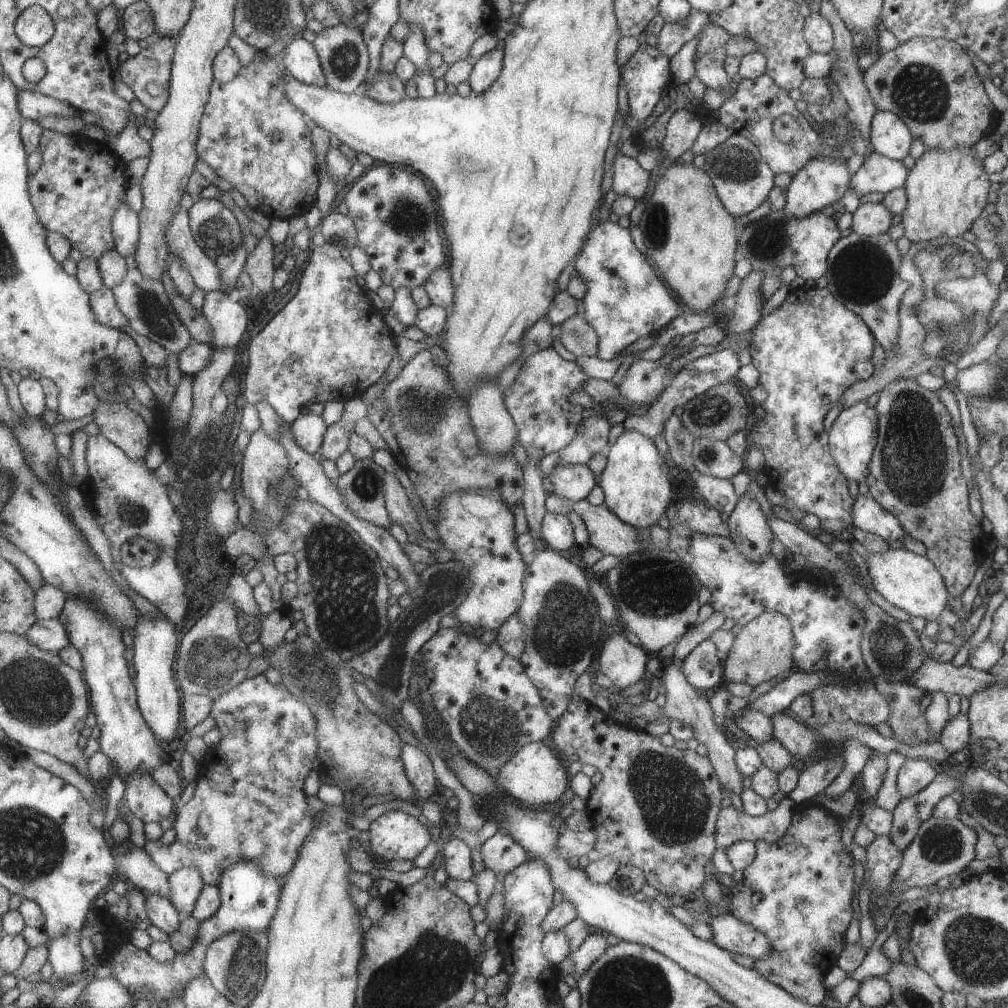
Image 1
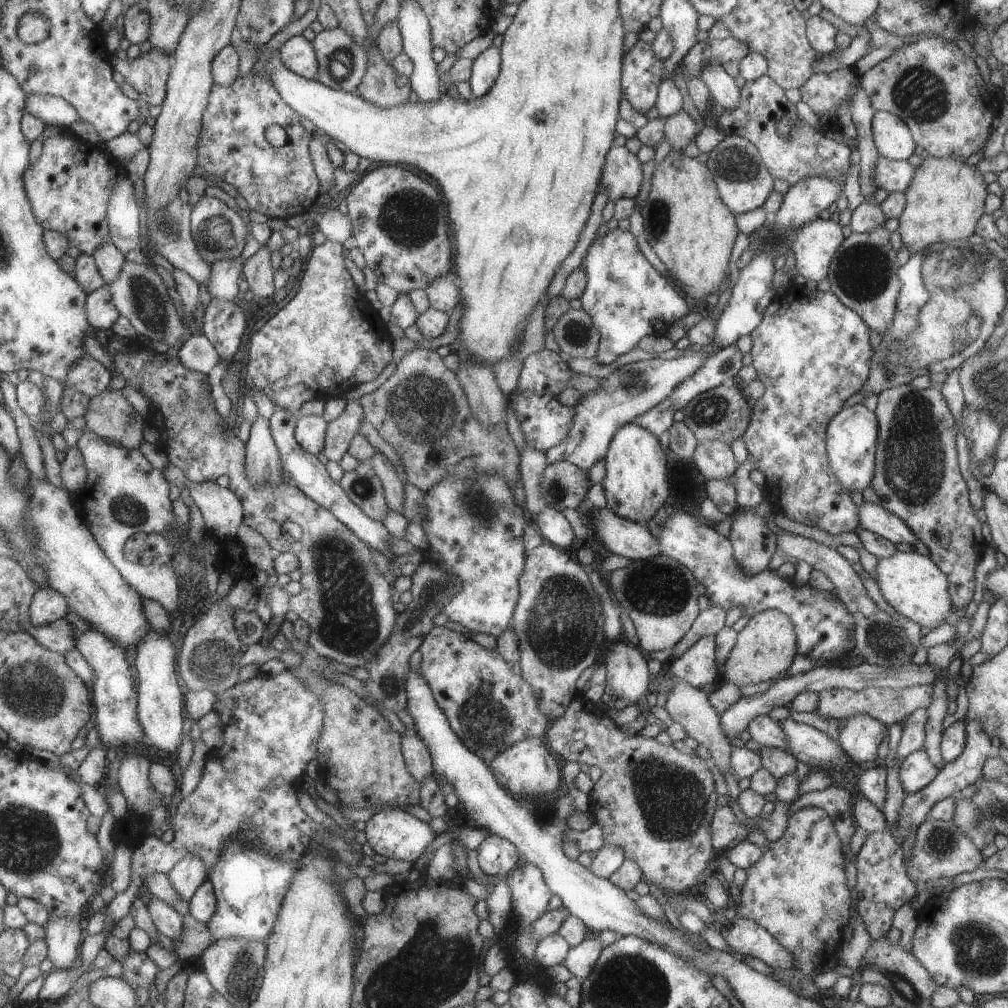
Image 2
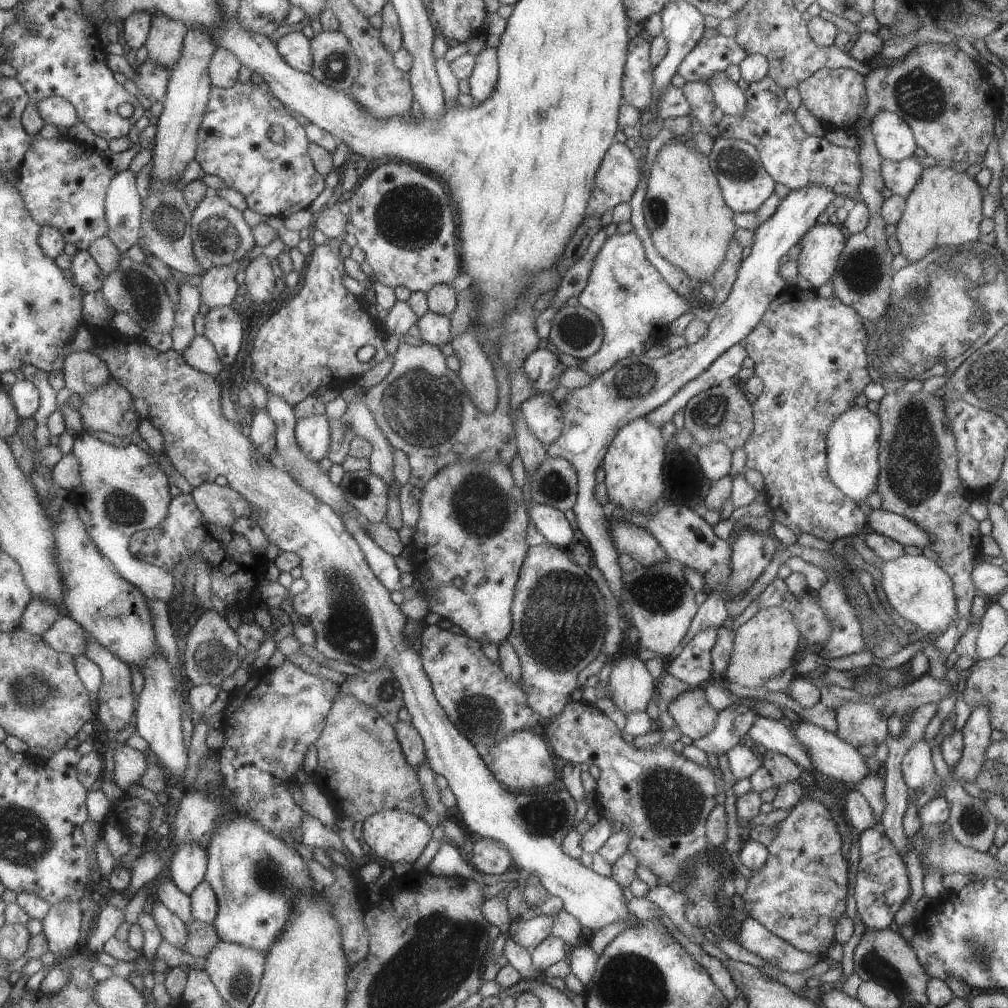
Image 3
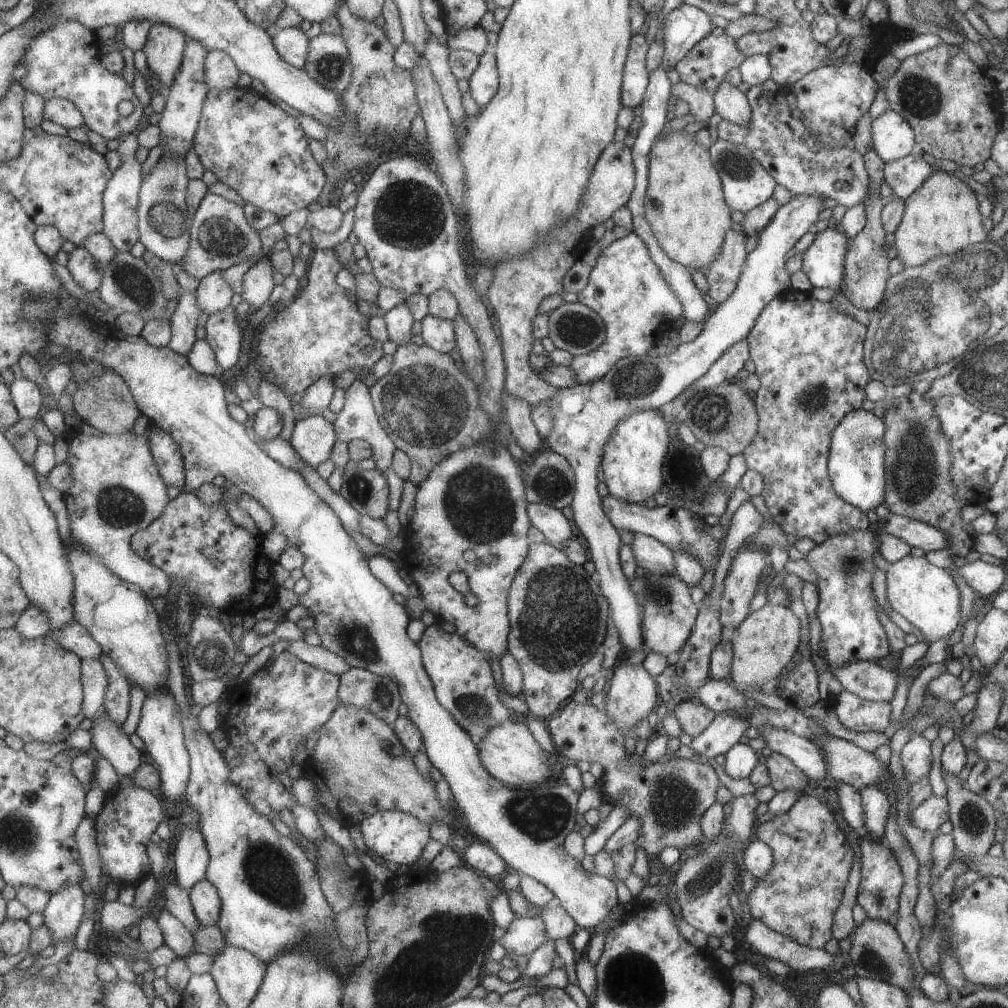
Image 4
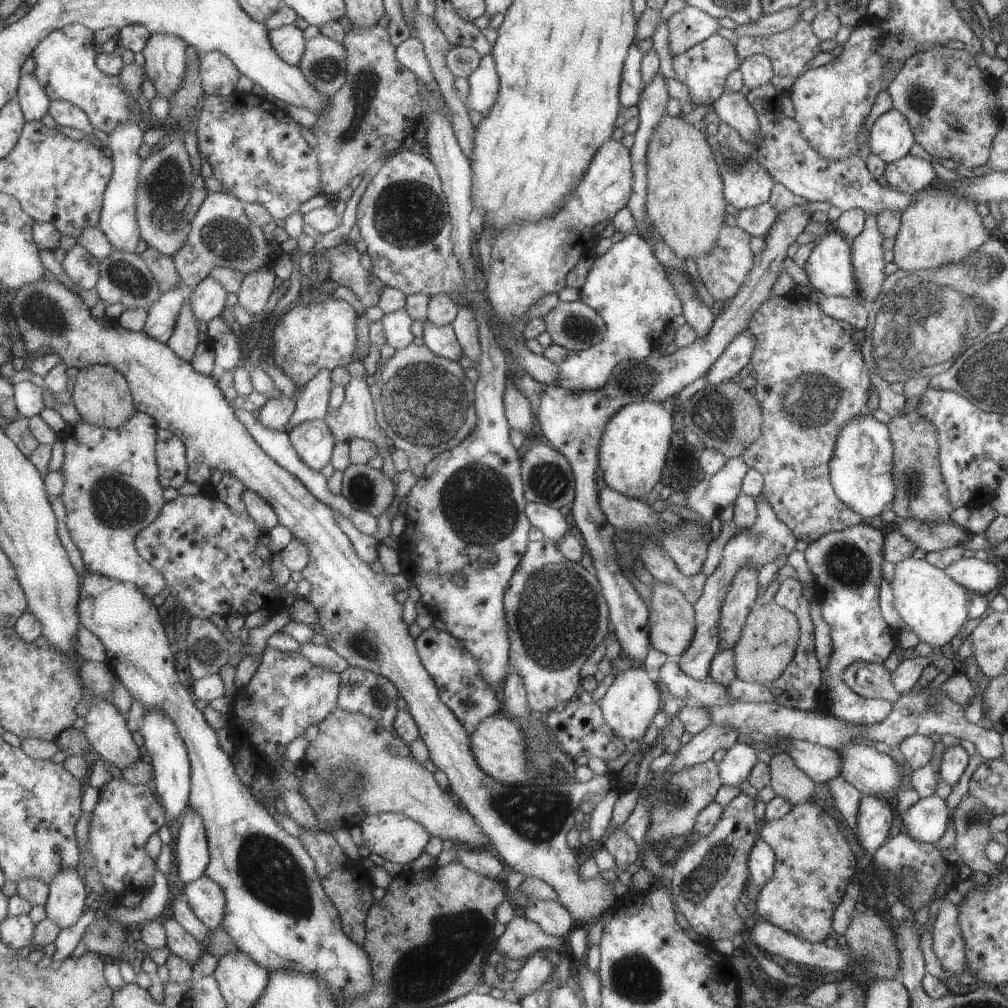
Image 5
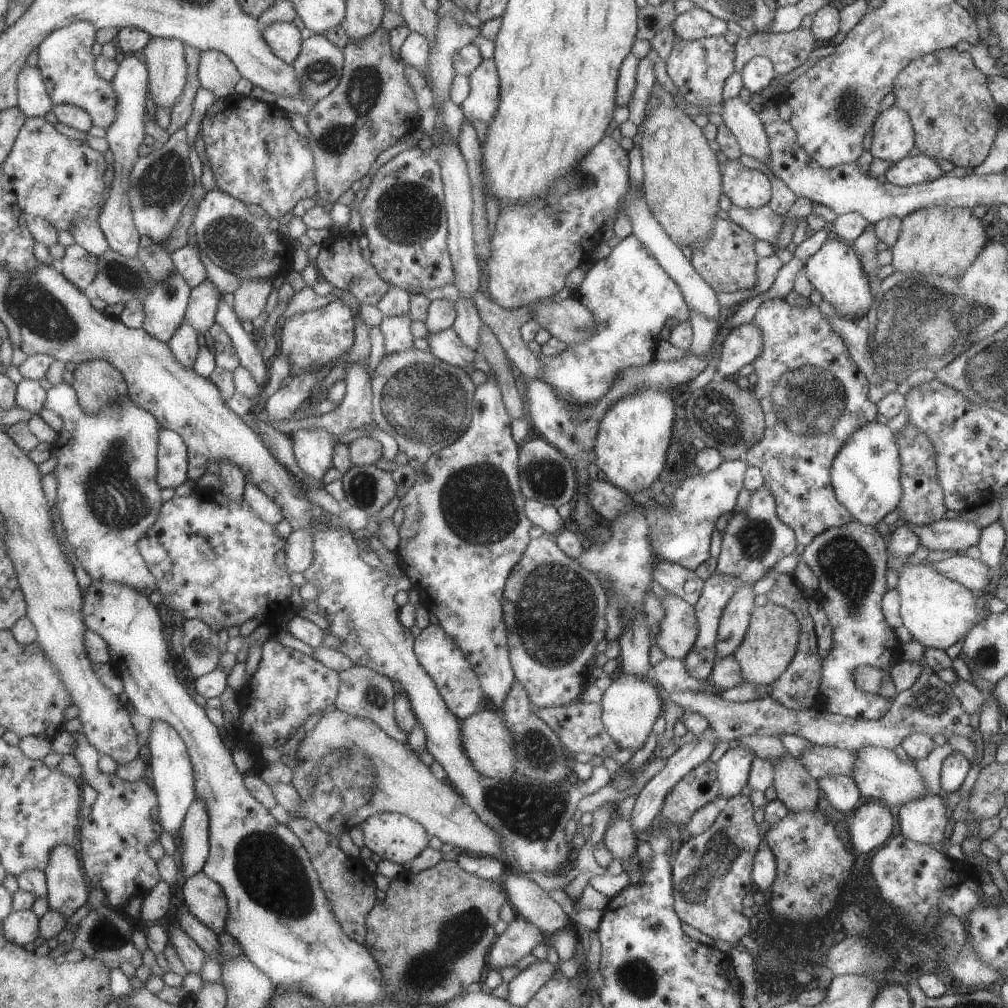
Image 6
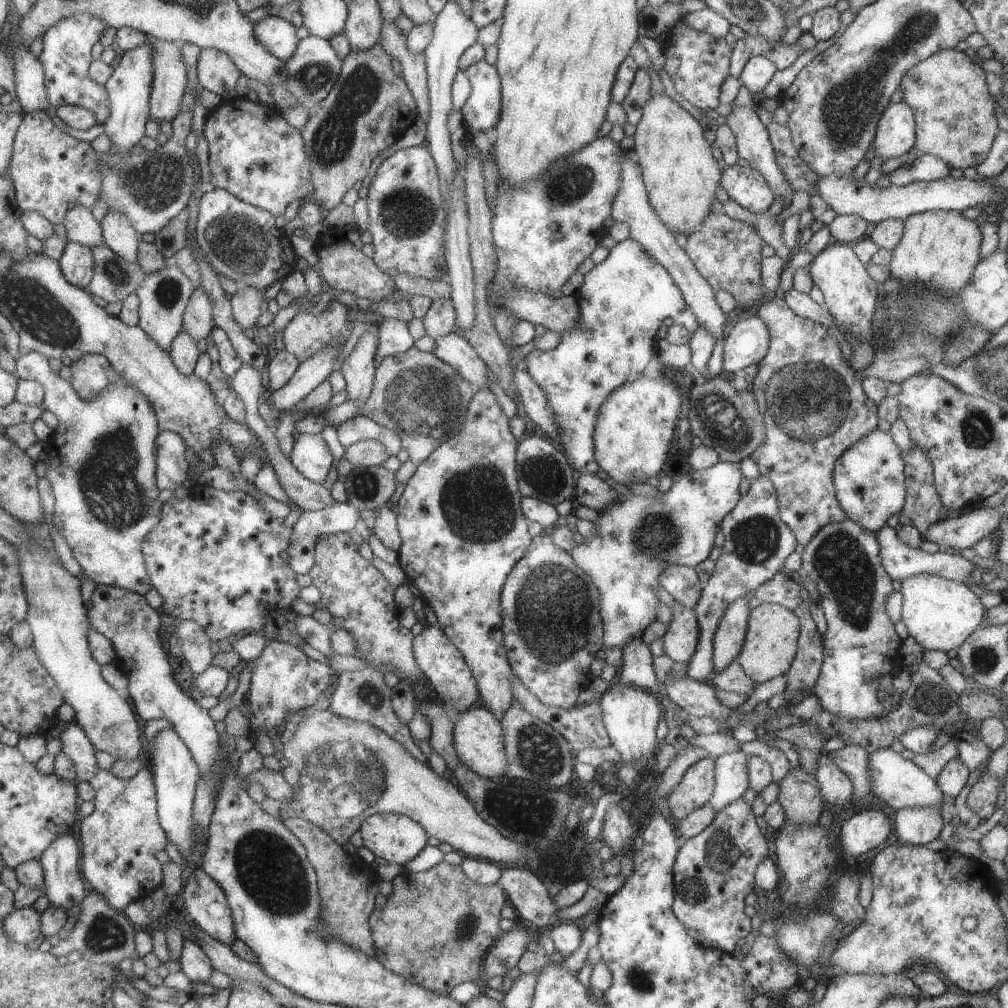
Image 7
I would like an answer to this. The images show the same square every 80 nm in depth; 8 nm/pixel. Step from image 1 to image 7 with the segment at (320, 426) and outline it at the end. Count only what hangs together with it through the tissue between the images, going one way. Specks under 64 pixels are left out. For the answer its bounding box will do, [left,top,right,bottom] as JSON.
[291,434,333,483]

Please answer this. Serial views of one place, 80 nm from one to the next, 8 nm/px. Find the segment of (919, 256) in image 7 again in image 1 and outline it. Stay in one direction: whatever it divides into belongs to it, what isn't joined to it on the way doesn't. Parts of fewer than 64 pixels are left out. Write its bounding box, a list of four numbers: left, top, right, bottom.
[900,149,990,243]

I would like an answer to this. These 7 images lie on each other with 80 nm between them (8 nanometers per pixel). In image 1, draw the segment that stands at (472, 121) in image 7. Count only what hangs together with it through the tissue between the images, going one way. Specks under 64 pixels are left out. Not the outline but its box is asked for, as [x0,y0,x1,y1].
[467,48,503,94]

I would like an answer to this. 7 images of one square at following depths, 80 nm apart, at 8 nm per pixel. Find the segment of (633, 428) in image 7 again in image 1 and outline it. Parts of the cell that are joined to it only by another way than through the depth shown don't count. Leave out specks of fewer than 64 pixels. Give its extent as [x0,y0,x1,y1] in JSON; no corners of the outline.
[597,430,671,529]

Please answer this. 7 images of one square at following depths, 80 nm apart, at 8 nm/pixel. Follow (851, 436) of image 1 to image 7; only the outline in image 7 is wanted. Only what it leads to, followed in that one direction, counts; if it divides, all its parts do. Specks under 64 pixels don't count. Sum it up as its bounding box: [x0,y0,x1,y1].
[833,427,906,534]

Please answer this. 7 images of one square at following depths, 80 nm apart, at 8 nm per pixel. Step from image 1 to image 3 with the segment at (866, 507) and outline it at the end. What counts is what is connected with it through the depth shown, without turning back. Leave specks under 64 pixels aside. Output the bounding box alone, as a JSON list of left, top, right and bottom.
[865,508,933,549]

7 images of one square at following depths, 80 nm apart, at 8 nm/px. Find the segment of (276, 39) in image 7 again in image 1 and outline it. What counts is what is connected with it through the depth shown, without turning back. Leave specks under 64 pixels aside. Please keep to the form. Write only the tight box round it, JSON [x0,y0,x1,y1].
[280,37,325,86]

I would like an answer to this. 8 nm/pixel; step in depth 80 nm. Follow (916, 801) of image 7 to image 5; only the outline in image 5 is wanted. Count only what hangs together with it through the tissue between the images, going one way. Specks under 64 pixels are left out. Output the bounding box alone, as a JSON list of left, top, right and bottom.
[838,744,902,801]

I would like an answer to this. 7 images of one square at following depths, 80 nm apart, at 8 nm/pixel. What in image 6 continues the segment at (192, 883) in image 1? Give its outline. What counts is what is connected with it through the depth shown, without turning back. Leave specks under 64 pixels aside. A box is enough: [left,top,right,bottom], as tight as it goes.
[180,798,210,879]

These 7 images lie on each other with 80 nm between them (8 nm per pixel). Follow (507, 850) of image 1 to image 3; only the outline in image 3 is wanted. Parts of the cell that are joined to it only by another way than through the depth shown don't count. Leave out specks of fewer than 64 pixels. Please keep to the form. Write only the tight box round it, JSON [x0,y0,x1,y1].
[471,838,513,875]

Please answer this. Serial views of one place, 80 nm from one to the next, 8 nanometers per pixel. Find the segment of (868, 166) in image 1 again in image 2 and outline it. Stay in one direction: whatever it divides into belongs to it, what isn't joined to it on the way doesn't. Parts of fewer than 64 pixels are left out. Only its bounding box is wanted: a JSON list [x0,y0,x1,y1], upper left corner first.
[873,156,915,193]

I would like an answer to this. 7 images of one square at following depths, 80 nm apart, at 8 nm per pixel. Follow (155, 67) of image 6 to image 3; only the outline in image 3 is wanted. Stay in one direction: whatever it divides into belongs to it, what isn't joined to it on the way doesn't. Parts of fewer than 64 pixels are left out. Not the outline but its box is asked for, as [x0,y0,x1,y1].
[146,14,190,71]

